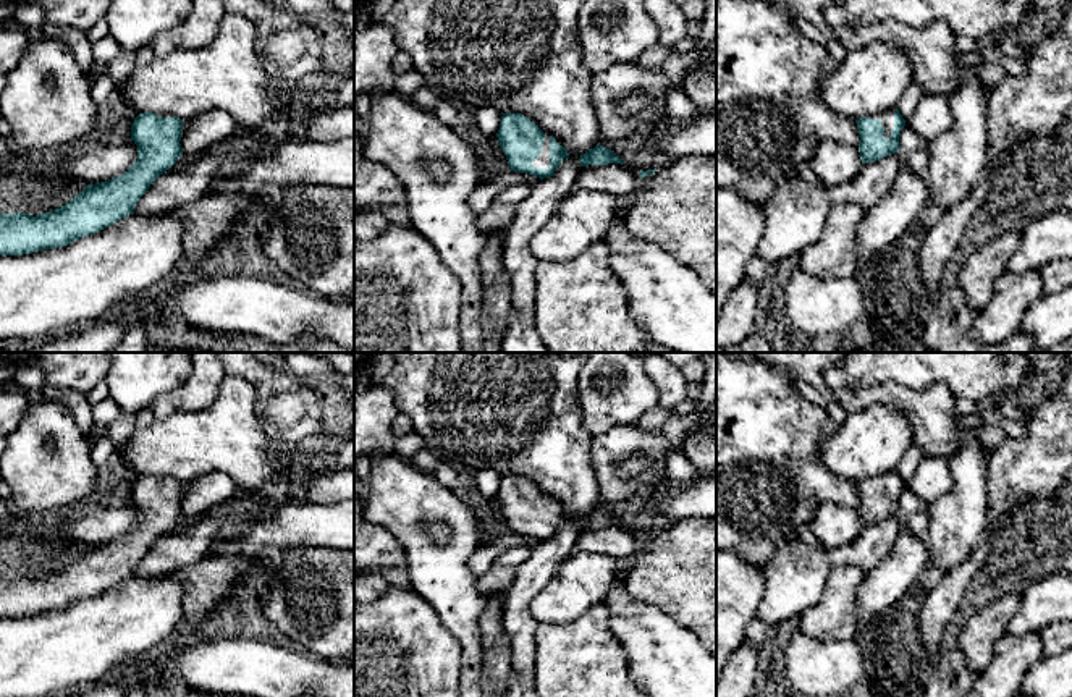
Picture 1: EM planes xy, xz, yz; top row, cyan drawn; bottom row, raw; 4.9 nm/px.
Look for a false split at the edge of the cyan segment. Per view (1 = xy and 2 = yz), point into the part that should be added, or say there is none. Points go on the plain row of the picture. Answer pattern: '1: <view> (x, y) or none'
1: xy (185, 484)
2: yz (886, 479)

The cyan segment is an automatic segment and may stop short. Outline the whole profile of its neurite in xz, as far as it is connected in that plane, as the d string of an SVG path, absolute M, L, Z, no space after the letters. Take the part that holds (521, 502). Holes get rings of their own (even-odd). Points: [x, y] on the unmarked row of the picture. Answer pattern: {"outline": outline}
{"outline": "M503 475L496 500L509 532L529 535L540 542L553 539L558 527L569 521L561 503L543 495L521 475Z"}

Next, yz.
{"outline": "M896 469L857 480L855 485L860 498L862 526L876 524L899 514L899 500L905 482Z"}

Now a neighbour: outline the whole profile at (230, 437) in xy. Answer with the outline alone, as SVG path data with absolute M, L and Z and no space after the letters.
M225 375L220 391L209 409L176 411L165 419L155 419L144 430L133 430L121 448L115 448L126 469L134 474L168 475L181 482L222 472L226 474L239 490L260 488L280 477L280 466L272 453L273 440L267 425L255 412L255 388L238 375Z

